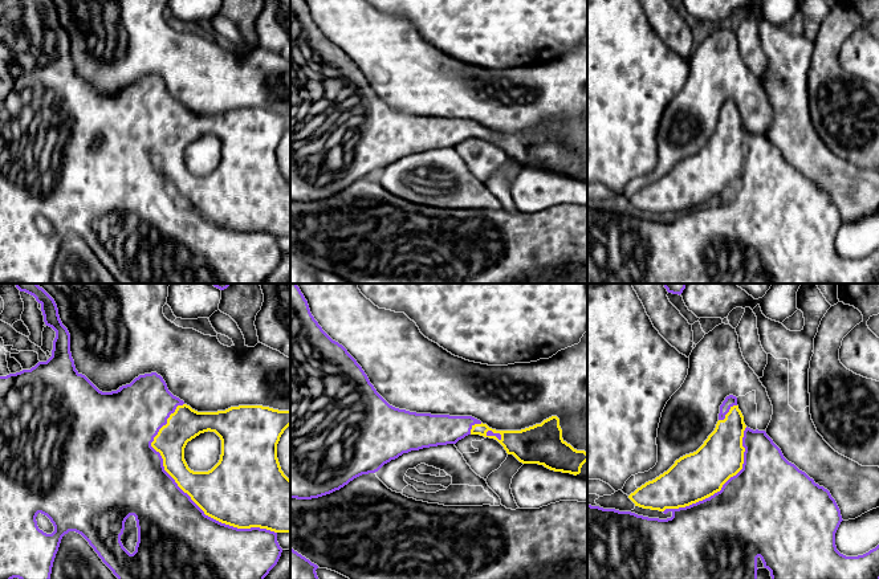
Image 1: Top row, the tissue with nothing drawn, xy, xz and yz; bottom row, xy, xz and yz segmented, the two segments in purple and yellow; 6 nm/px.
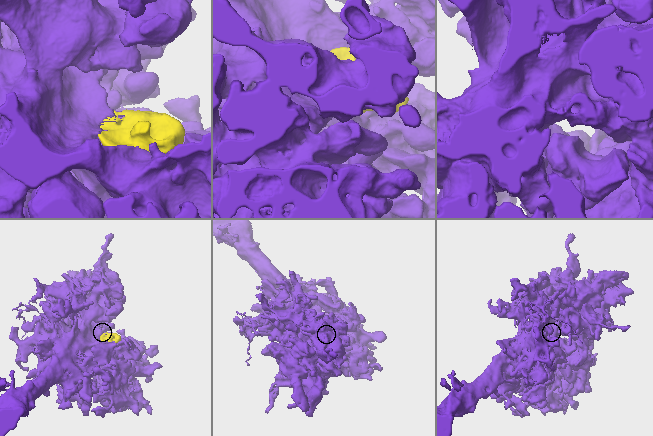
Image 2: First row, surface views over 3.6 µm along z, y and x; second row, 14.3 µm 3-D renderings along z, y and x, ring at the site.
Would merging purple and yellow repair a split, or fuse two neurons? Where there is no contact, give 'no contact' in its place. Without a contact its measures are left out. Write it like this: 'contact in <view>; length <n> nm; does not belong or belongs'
contact in xy; length 1000 nm; belongs

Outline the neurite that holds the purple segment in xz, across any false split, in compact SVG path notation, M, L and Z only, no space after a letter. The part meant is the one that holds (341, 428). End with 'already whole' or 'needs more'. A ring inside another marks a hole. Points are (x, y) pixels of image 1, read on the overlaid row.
M290 284L290 498L312 500L330 494L362 474L378 472L403 453L456 444L468 435L495 439L520 462L544 465L554 472L577 476L587 461L585 450L574 449L562 439L557 416L521 431L496 431L472 416L416 413L390 405L347 350L322 330L297 284Z | needs more

